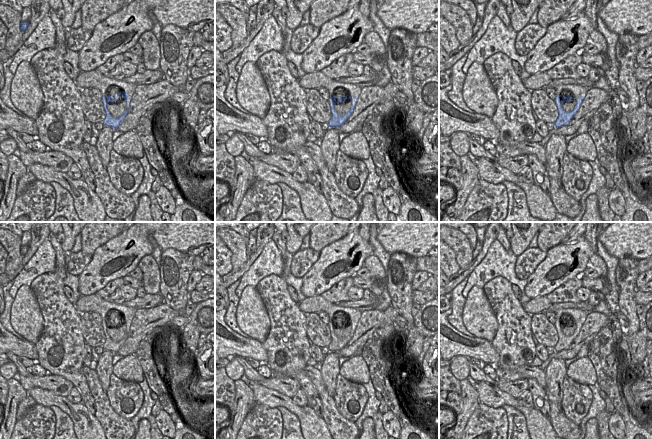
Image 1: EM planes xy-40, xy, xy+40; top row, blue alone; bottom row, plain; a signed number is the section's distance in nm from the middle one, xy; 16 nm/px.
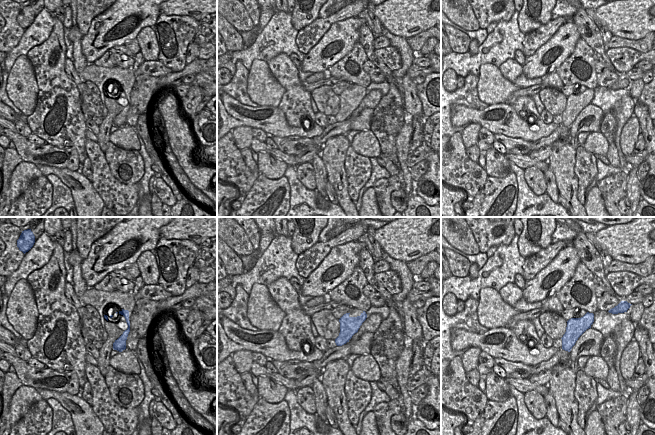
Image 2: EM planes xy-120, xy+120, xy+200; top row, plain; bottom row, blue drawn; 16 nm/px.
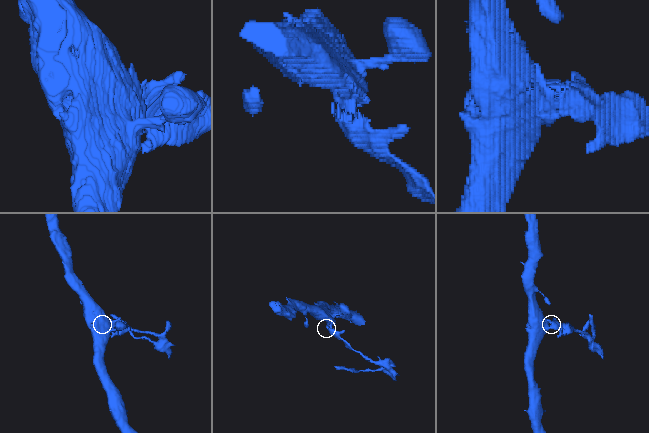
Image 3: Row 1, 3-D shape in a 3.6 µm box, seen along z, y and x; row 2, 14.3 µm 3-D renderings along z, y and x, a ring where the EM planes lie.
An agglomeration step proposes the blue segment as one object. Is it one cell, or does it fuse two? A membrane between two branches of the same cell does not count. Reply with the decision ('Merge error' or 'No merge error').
Merge error.

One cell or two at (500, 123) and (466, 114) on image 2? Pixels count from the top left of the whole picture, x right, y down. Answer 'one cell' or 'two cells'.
one cell

